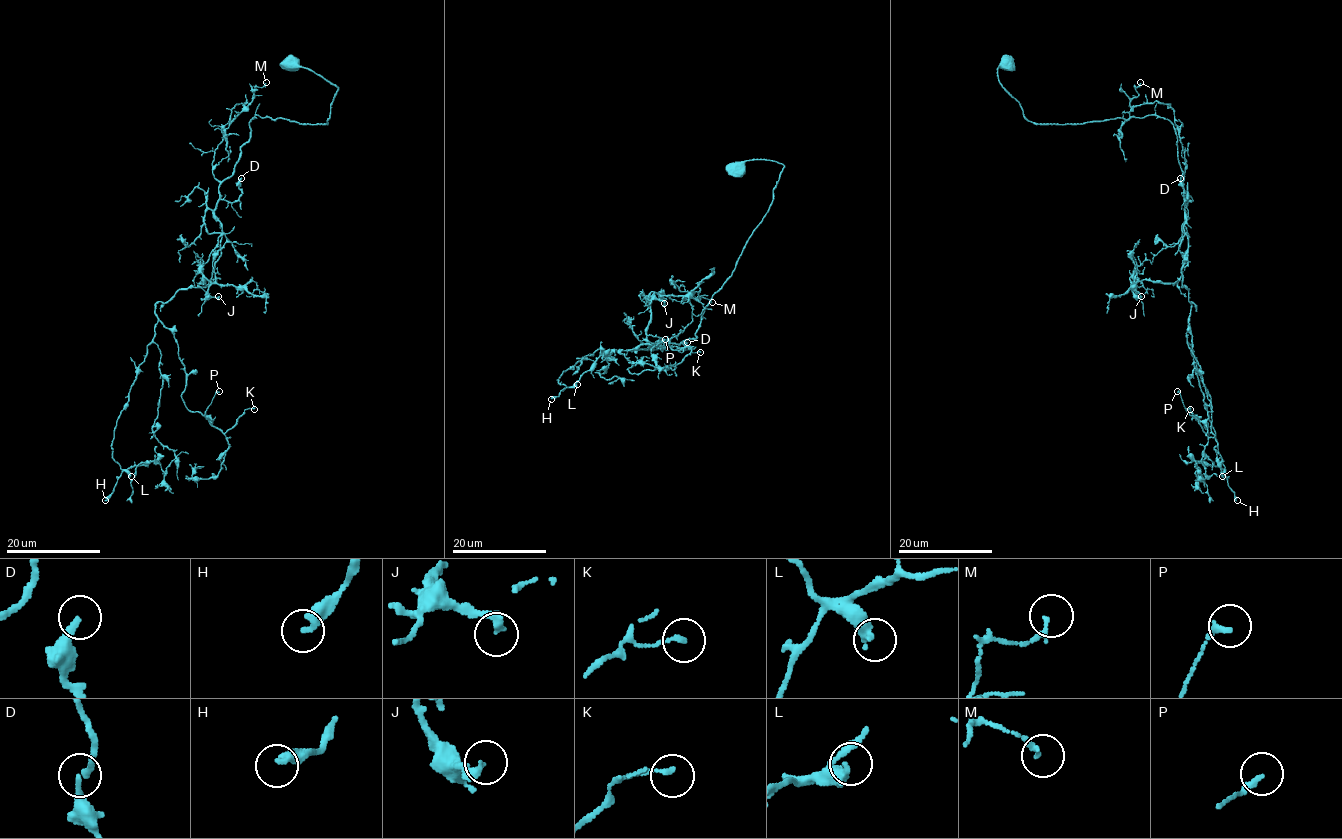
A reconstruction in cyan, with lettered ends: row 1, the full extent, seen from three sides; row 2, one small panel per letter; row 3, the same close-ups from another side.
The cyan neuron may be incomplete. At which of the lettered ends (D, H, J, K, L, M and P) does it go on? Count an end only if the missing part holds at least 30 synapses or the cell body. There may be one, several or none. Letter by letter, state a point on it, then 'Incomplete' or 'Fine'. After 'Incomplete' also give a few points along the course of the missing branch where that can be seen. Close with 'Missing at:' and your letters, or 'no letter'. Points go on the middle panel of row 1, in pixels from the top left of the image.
D: Place: (687, 342). Incomplete. Course of what is missing: (687, 342), (709, 334), (714, 322), (729, 313), (732, 300), (727, 291), (719, 289), (718, 296)
H: Place: (551, 399). Fine
J: Place: (664, 303). Incomplete. Course of what is missing: (664, 303), (671, 321)
K: Place: (700, 352). Fine
L: Place: (577, 384). Fine
M: Place: (712, 302). Fine
P: Place: (665, 339). Fine
Missing at: D, J

